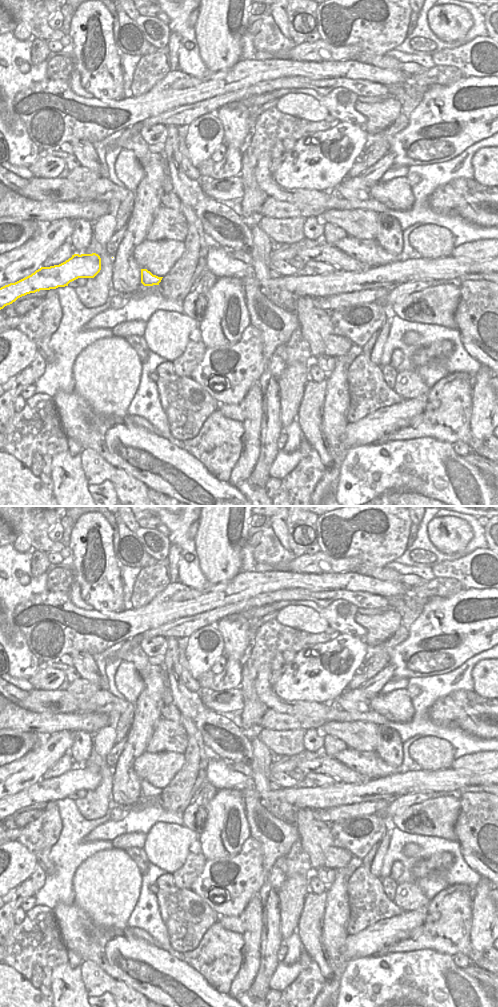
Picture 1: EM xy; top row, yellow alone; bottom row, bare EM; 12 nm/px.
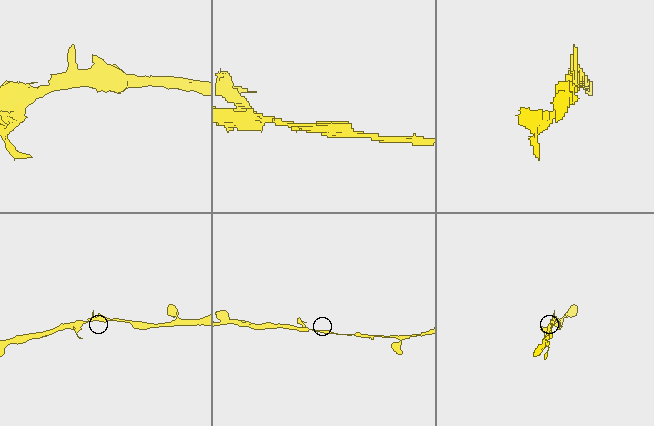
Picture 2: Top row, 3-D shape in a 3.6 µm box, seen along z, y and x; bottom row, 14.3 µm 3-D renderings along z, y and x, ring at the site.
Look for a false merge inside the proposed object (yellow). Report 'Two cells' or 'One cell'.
Two cells.

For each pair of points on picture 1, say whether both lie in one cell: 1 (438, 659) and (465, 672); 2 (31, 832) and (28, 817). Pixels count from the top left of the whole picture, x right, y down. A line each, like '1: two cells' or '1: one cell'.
1: two cells
2: two cells

